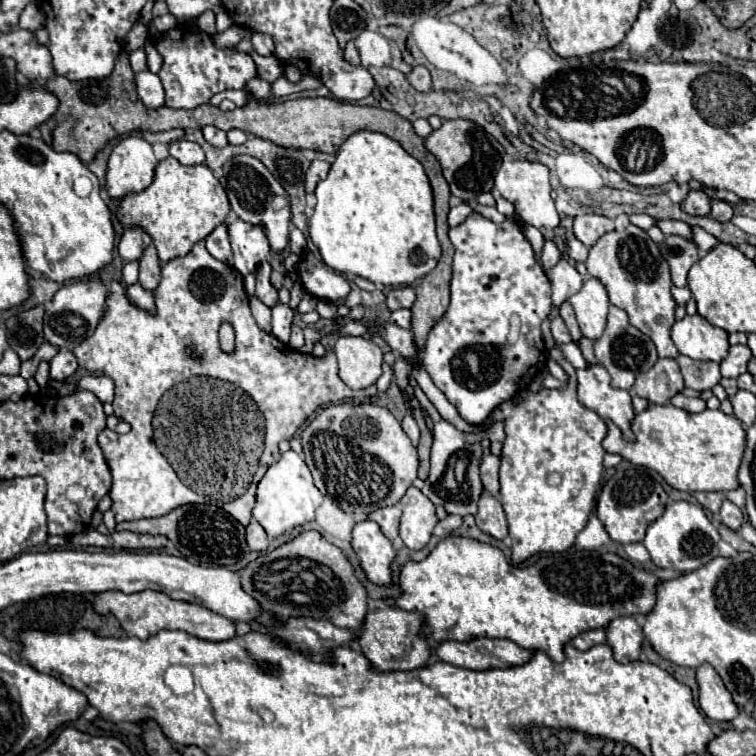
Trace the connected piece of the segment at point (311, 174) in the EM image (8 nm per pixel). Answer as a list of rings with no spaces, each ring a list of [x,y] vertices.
[[[313,160],[311,166],[309,166],[309,170],[307,170],[307,174],[305,174],[305,190],[313,192],[315,186],[317,186],[317,182],[327,176],[329,168],[331,168],[329,162],[325,162],[325,160]]]

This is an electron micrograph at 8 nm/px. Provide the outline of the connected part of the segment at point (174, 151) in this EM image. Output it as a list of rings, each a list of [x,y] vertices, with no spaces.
[[[189,140],[171,142],[169,154],[171,154],[173,158],[177,158],[181,164],[187,164],[187,166],[203,164],[203,162],[205,162],[205,154],[203,154],[201,146],[195,144],[195,142],[189,142]]]

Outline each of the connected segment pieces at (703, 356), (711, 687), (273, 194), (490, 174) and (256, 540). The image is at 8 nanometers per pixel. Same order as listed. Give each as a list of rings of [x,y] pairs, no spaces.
[[[699,314],[677,320],[671,328],[671,338],[679,350],[693,360],[721,362],[729,354],[727,332],[705,322]]]
[[[701,664],[697,668],[697,682],[699,682],[699,706],[711,720],[731,722],[739,716],[739,706],[733,702],[729,690],[721,682],[719,674],[709,664]]]
[[[235,156],[223,166],[225,190],[229,196],[231,210],[247,224],[261,226],[267,236],[289,236],[291,222],[291,202],[283,186],[273,178],[273,174],[253,156]]]
[[[445,120],[439,130],[425,138],[425,146],[439,160],[453,196],[461,200],[475,200],[481,192],[491,192],[493,178],[501,166],[505,150],[501,150],[501,144],[493,136],[487,138],[479,124],[471,120]]]
[[[251,520],[251,524],[247,526],[247,544],[251,550],[257,550],[257,552],[263,552],[269,548],[269,538],[257,520]]]

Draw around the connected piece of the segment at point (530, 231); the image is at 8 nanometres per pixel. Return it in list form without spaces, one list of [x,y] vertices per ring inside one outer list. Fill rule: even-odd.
[[[525,226],[523,232],[525,232],[525,236],[529,238],[529,242],[531,242],[533,250],[535,250],[535,260],[537,260],[537,264],[541,264],[541,254],[539,254],[539,252],[541,252],[541,246],[545,244],[543,234],[541,234],[537,228],[533,228],[533,226]]]

